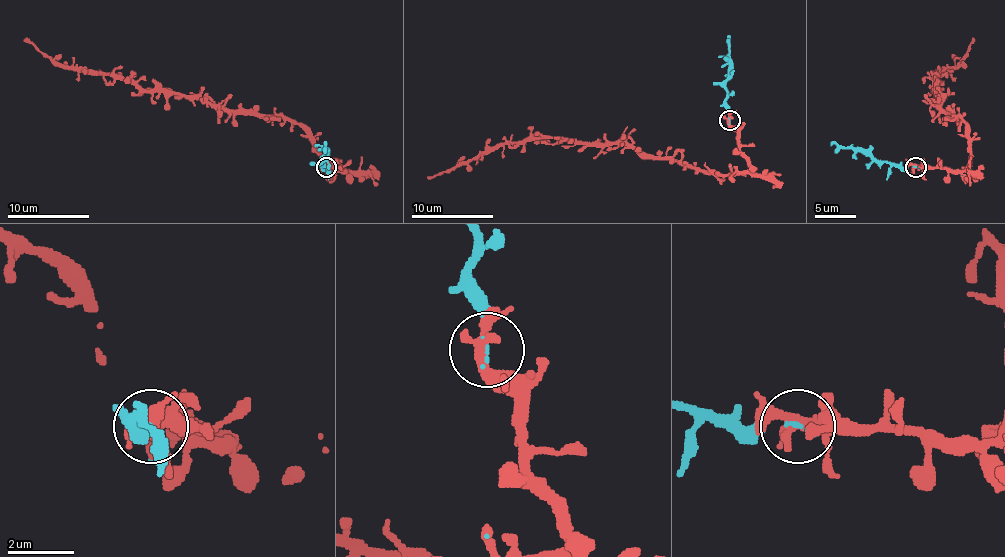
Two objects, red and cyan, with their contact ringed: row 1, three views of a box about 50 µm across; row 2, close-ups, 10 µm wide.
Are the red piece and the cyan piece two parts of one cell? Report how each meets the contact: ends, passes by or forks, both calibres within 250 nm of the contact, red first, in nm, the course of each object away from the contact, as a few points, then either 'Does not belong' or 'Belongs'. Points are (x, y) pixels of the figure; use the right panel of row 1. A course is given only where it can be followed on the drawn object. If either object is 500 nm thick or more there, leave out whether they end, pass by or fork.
At the ring red forks. At the ring cyan ends. Thickness 320 nm (red) against 80 nm. Course of red: (916, 166), (963, 170), (970, 156), (970, 127), (941, 107), (933, 90), (939, 74), (959, 62), (974, 39). Course of cyan: (916, 166), (892, 166), (875, 162), (861, 150), (834, 144), (830, 146). Belongs

